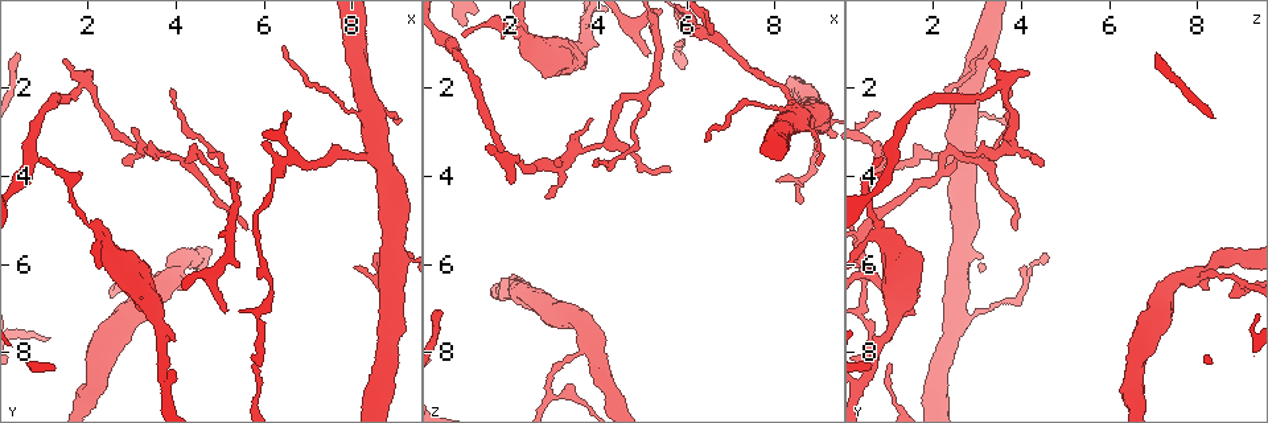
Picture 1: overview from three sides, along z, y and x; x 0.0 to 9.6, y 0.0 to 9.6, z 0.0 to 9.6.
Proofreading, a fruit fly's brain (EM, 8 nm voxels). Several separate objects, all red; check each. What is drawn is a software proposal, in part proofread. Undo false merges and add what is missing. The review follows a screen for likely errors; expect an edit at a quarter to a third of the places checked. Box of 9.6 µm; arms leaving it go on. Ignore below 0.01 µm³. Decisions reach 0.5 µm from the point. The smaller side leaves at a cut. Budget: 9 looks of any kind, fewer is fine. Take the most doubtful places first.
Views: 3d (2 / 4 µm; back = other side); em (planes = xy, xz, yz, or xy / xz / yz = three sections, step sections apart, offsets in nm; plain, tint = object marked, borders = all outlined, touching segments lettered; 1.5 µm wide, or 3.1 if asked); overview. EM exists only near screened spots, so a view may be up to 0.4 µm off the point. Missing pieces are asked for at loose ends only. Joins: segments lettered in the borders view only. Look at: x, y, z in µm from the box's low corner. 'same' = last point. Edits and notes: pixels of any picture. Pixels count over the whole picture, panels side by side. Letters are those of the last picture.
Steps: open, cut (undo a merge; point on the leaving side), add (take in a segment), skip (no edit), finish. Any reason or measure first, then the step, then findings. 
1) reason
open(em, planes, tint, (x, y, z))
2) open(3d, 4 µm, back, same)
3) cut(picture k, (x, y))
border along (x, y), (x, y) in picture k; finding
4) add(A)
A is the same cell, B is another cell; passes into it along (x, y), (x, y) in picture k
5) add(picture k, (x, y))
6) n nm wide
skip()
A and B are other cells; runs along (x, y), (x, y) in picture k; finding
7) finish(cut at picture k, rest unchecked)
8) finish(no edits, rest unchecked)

calibre changes
open(em, yz, step 4, tint, (3.70, 6.35, 7.85))

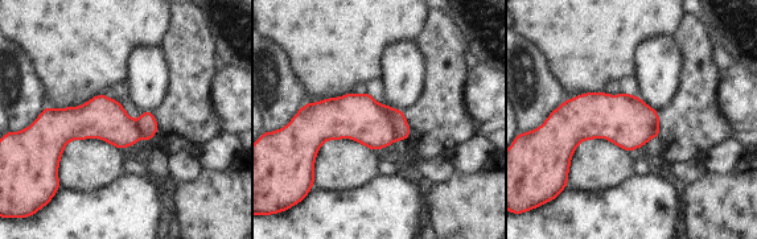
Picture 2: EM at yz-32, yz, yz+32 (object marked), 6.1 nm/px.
open(em, xz, step 8, tint, same)

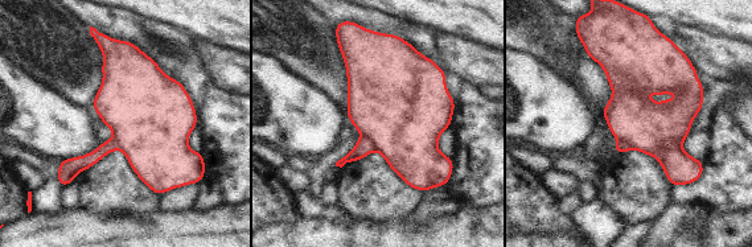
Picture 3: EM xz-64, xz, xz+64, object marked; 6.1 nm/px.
open(em, xz, step 8, borders, same)

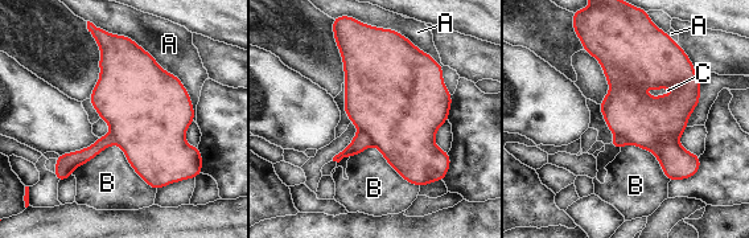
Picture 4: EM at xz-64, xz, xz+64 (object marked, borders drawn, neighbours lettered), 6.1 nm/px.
cut(picture 4, (361, 142))
A, B and C are other cells; border along (359, 130), (373, 144) in picture 4; a second neuron is stuck on

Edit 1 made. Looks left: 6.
redraw
open(overview)

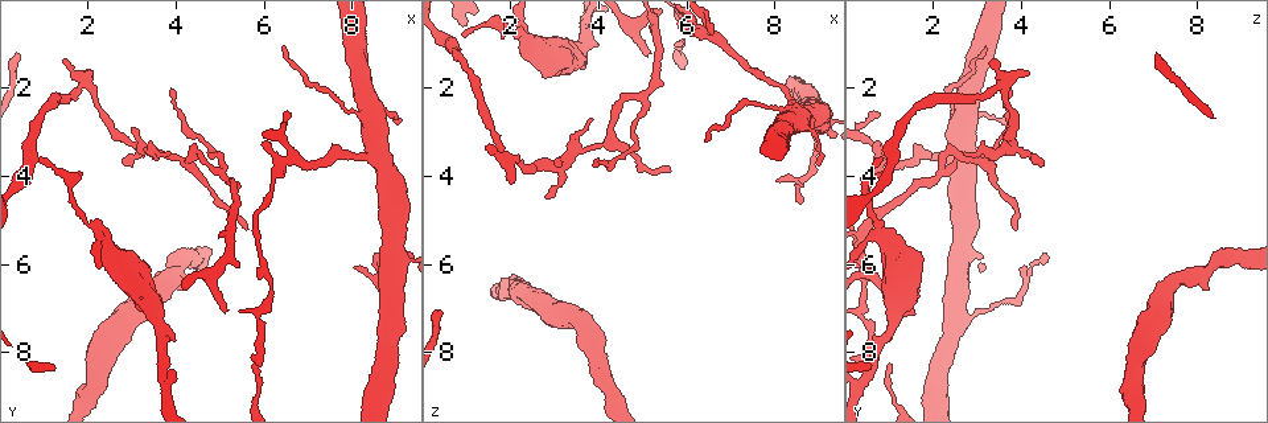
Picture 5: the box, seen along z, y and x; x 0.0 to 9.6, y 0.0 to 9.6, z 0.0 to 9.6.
sharp bend
open(em, xz, step 8, borders, (6.70, 3.70, 0.90))

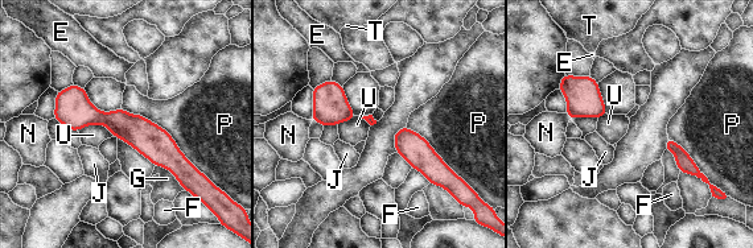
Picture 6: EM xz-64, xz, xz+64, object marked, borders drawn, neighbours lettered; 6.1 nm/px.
another direction
open(em, planes, borders, same)

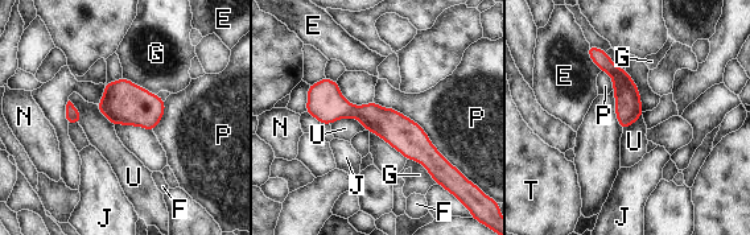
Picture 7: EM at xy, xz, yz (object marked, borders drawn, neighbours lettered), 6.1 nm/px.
P touches over 700 nm
skip()
E, F, G, J, N, P, T and U are other cells; runs along (309, 107), (369, 114), (450, 168) in picture 7; continuous, no second neuron

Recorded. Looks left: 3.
branch point
open(em, planes, borders, (1.95, 1.80, 3.70))

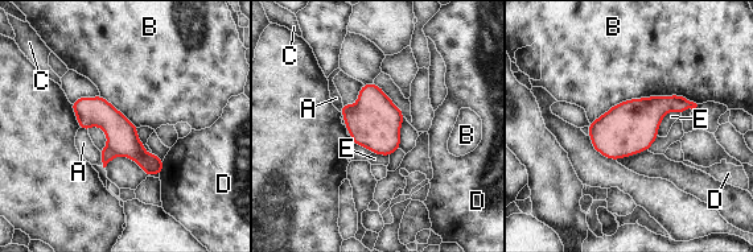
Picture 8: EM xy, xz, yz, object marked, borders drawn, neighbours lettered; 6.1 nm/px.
320 nm wide
skip()
A, B, C, D and E are other cells; border along (696, 103), (629, 98), (589, 123) in picture 8; continuous, no second neuron

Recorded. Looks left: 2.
three arms meet
open(em, planes, tint, (2.30, 5.25, 0.85))

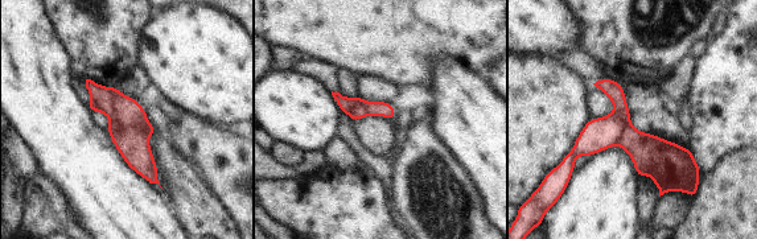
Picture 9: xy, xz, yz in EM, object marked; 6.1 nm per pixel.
open(em, planes, borders, same)

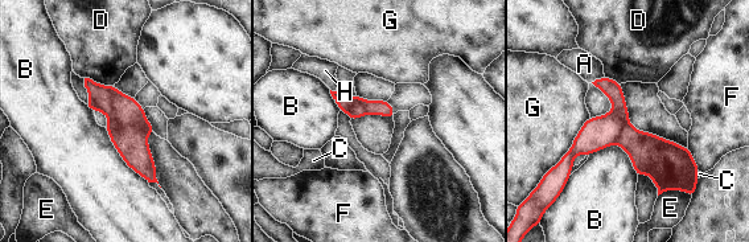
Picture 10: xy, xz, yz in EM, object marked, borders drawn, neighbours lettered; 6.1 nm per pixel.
cut(picture 10, (101, 95))
A, B, C, D, E, F, G and H are other cells; border along (108, 86), (116, 123), (110, 134) in picture 10; a second neuron is stuck on

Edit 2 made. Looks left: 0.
finish(cut at picture 4, cut at picture 10, rest unchecked)

